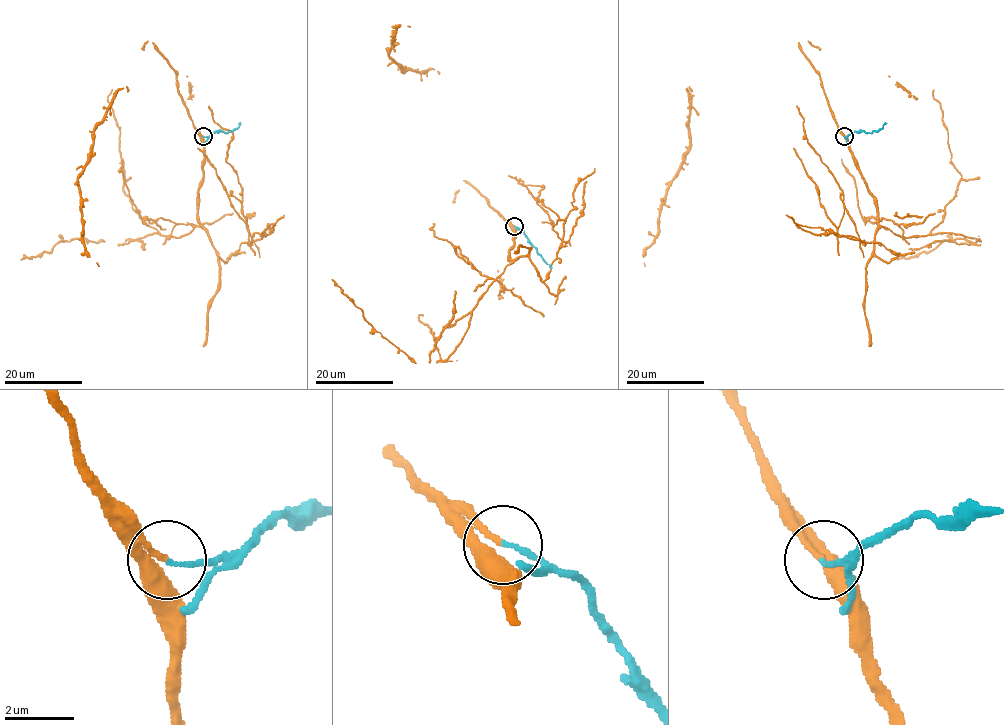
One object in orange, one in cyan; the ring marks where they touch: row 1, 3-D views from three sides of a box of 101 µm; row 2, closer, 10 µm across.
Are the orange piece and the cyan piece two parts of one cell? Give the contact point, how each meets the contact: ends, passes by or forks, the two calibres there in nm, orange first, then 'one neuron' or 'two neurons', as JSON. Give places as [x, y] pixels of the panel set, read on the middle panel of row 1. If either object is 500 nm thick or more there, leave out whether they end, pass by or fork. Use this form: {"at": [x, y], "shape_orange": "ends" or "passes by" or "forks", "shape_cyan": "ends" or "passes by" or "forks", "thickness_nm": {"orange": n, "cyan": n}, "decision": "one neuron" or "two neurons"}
{"at": [514, 226], "shape_orange": "ends", "shape_cyan": "ends", "thickness_nm": {"orange": 150, "cyan": 120}, "decision": "two neurons"}

